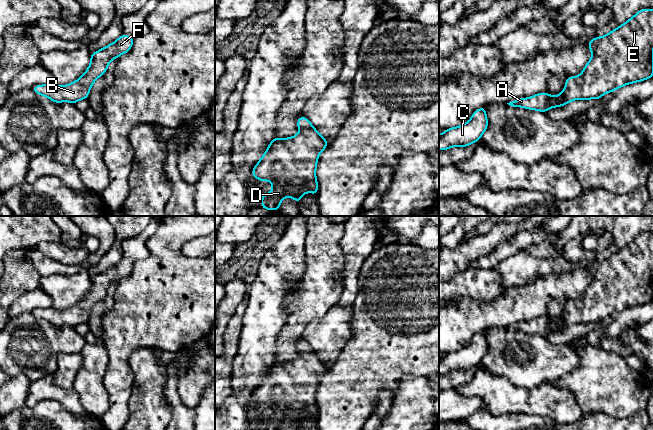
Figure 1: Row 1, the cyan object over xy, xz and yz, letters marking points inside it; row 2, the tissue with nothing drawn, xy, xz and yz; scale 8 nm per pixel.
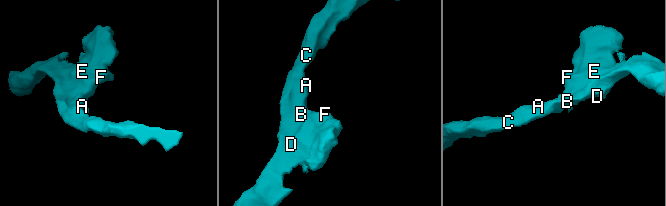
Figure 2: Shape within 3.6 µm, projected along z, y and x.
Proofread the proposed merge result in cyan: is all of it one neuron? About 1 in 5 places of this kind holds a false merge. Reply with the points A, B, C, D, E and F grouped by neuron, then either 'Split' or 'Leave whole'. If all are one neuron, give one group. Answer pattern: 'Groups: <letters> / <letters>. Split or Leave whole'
Groups: A B C D E F. Leave whole

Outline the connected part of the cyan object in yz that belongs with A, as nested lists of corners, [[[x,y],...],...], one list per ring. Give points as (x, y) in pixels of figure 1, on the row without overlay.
[[[640,233],[632,242],[610,255],[609,258],[591,263],[592,281],[576,302],[568,300],[564,315],[556,321],[546,316],[529,322],[519,322],[507,327],[513,331],[547,336],[552,331],[562,331],[572,324],[599,323],[607,316],[614,316],[627,308],[653,301],[653,233]]]

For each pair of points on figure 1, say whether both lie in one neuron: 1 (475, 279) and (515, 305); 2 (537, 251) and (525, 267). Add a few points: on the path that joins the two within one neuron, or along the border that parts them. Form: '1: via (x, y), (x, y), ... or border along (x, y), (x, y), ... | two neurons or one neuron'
1: border along (507, 288), (490, 301), (477, 301) | two neurons
2: border along (524, 249), (538, 257), (549, 257), (557, 251) | two neurons

